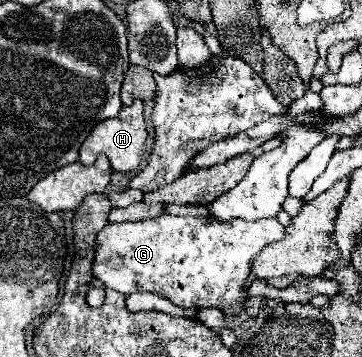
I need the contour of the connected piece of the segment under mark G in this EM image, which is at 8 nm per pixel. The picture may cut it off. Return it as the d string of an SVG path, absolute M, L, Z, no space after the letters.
M162 215L156 219L144 219L136 223L108 223L98 233L96 257L94 257L94 277L100 279L108 289L132 295L138 291L150 291L170 299L178 307L216 307L224 315L238 315L248 297L246 279L250 275L250 265L254 257L270 243L284 237L284 227L278 219L258 219L258 221L218 221L214 217L174 217Z

